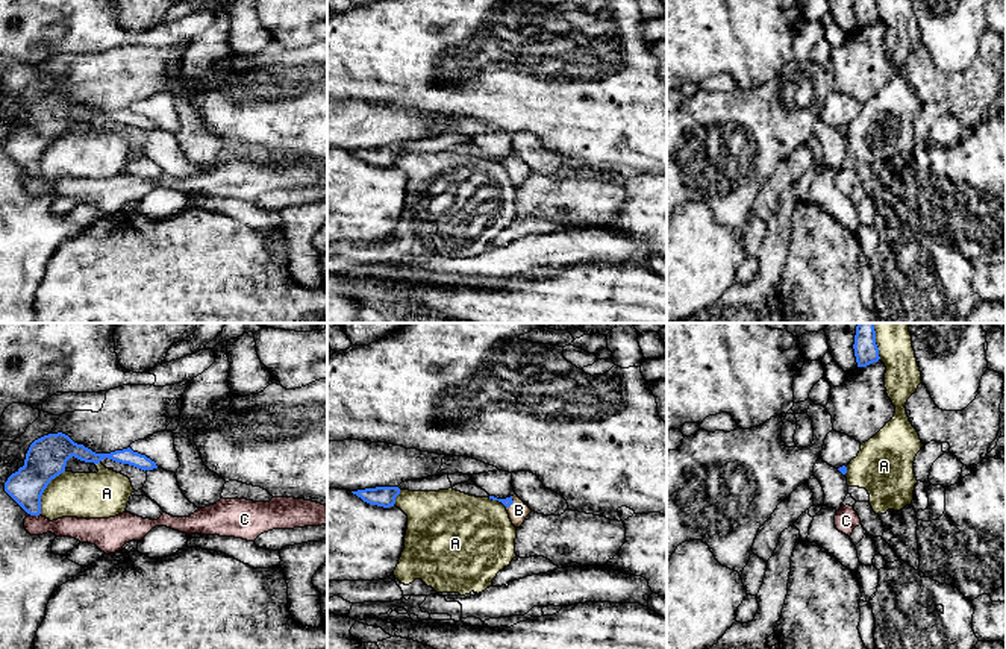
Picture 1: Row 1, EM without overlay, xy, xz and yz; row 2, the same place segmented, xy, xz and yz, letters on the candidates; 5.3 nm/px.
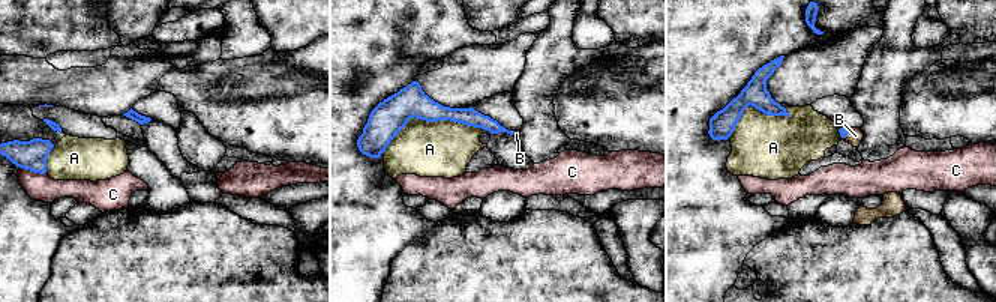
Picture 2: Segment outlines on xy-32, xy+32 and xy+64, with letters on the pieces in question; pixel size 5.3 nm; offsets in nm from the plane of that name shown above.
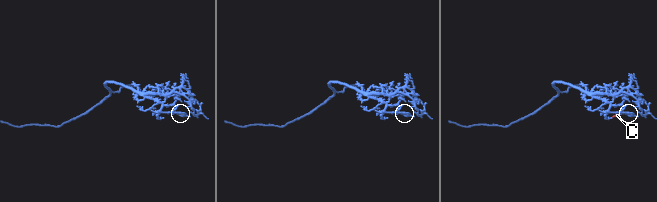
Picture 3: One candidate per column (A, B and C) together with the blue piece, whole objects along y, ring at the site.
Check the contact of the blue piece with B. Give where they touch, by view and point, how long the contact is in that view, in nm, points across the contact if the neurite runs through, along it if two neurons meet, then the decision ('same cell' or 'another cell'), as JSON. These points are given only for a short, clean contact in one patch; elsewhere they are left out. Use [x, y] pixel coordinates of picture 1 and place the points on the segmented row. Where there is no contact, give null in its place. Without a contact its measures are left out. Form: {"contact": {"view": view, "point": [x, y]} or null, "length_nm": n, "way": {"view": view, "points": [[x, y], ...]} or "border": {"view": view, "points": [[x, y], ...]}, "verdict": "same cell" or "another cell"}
{"contact": {"view": "xz", "point": [512, 502]}, "length_nm": 80, "way": {"view": "xz", "points": [[508, 501], [512, 502], [518, 510]]}, "verdict": "same cell"}

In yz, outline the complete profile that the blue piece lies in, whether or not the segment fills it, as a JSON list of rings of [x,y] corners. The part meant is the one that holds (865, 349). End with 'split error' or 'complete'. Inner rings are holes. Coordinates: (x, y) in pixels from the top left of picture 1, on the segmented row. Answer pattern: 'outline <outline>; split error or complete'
outline [[[858,323],[853,349],[858,367],[867,367],[880,359],[874,323]]]; complete

